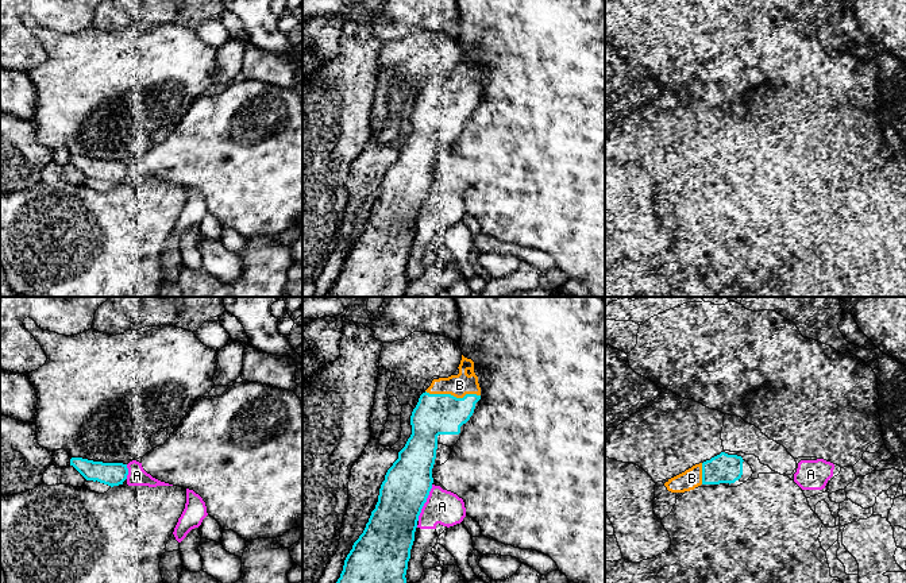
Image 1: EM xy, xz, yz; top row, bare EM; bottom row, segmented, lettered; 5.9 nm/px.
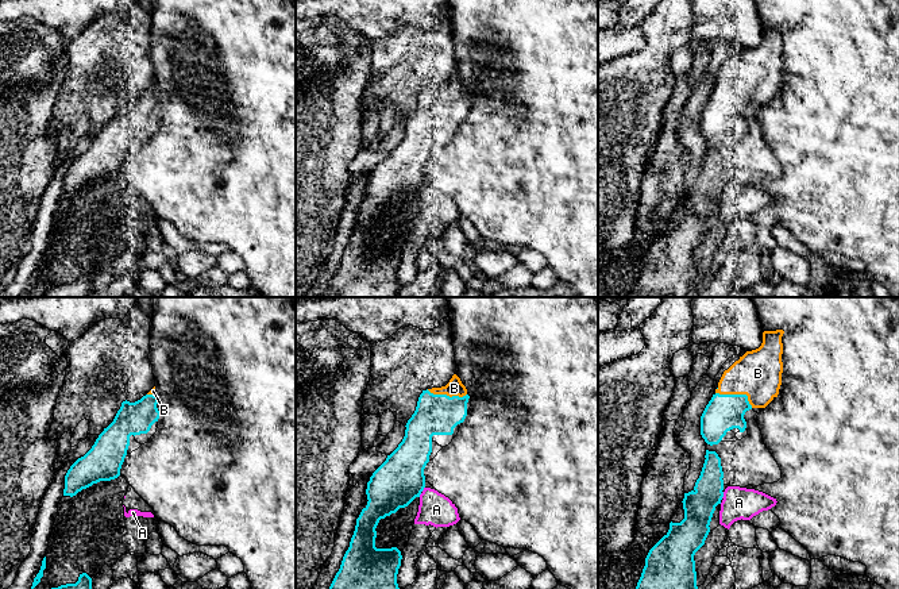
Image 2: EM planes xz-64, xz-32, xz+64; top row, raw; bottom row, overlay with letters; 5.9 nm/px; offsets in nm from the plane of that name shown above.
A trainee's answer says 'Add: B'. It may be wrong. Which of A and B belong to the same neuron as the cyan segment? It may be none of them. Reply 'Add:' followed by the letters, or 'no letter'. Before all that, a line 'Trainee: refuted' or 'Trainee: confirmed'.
Trainee: confirmed
Add: B

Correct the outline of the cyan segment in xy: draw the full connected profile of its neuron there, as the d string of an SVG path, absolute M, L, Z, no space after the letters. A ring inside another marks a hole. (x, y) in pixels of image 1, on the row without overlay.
M72 155L70 163L73 163L86 178L97 178L111 185L123 182L128 173L127 162L123 161L103 161L82 155Z

